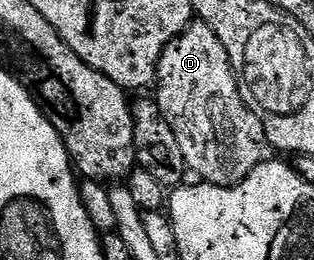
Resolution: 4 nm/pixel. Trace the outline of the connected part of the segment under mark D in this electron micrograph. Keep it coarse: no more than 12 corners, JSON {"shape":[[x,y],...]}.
{"shape":[[218,34],[165,46],[154,99],[188,172],[223,188],[265,159]]}

